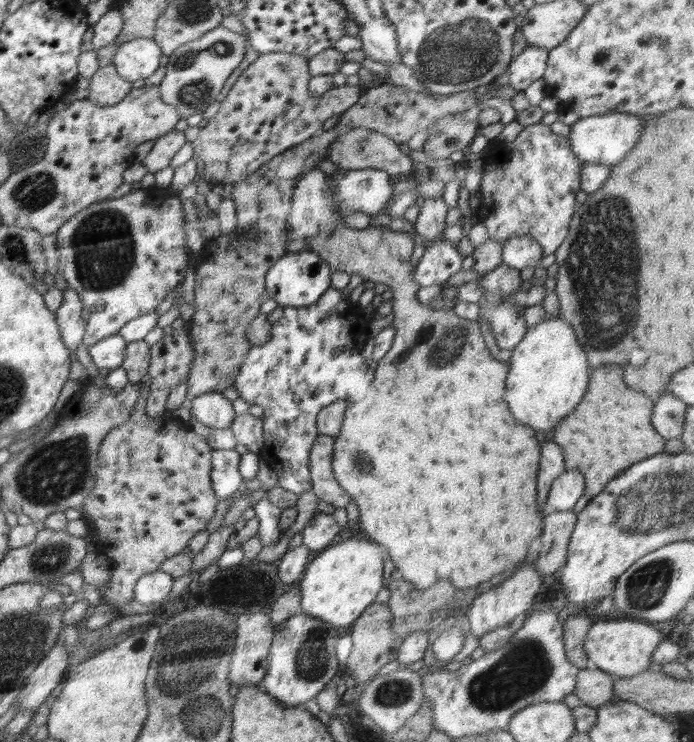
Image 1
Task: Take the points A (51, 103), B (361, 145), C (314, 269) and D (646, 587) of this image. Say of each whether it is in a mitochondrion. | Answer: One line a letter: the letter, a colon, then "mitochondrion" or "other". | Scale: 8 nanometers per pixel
A: other
B: mitochondrion
C: other
D: mitochondrion

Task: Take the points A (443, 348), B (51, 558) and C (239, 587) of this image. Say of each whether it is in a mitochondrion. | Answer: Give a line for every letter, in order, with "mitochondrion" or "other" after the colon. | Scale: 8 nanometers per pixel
A: mitochondrion
B: mitochondrion
C: mitochondrion

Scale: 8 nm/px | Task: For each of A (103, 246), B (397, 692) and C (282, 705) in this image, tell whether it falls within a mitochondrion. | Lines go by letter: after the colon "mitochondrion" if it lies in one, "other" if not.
A: mitochondrion
B: mitochondrion
C: other

